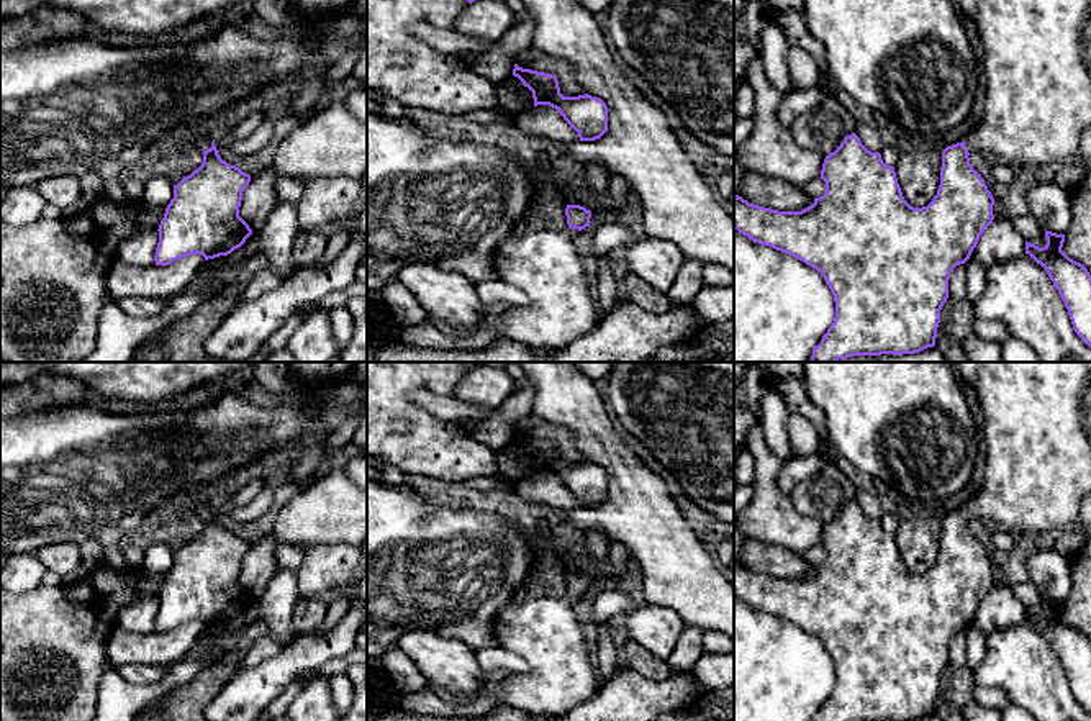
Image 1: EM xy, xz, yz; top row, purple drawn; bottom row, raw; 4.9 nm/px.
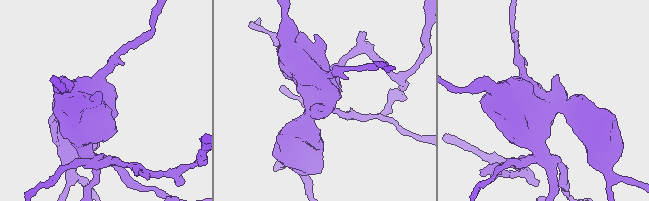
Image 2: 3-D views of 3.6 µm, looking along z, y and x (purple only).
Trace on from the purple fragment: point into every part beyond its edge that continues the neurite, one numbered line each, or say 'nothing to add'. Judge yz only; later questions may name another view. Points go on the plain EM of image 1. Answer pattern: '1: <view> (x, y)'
1: yz (1036, 415)

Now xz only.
1: xz (544, 633)

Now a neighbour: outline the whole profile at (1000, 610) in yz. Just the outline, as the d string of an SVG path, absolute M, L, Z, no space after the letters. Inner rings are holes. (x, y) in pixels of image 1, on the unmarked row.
M1012 583L994 585L980 603L970 626L980 628L986 636L1021 624L1025 608L1016 596Z

